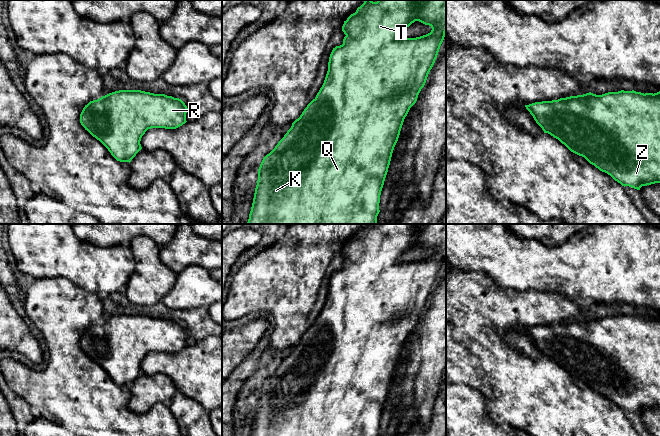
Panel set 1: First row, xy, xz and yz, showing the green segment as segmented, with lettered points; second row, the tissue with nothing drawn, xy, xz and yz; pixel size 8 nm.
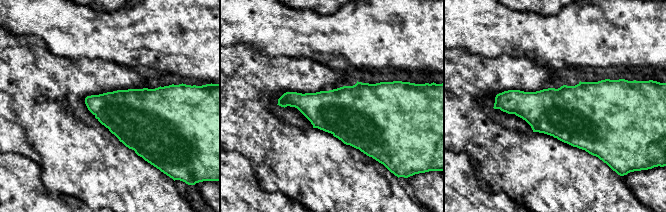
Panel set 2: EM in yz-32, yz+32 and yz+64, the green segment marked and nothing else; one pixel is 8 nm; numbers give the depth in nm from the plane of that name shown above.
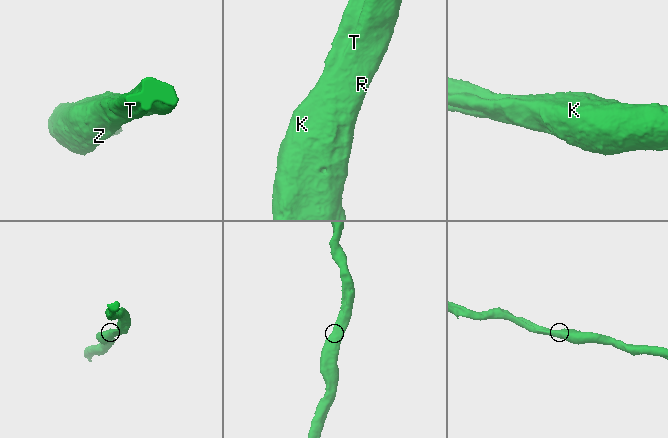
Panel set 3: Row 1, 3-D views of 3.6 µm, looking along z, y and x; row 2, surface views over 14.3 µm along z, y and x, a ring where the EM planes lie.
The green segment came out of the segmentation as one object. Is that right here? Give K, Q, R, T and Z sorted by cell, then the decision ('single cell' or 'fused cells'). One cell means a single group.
K Q R T Z | single cell

